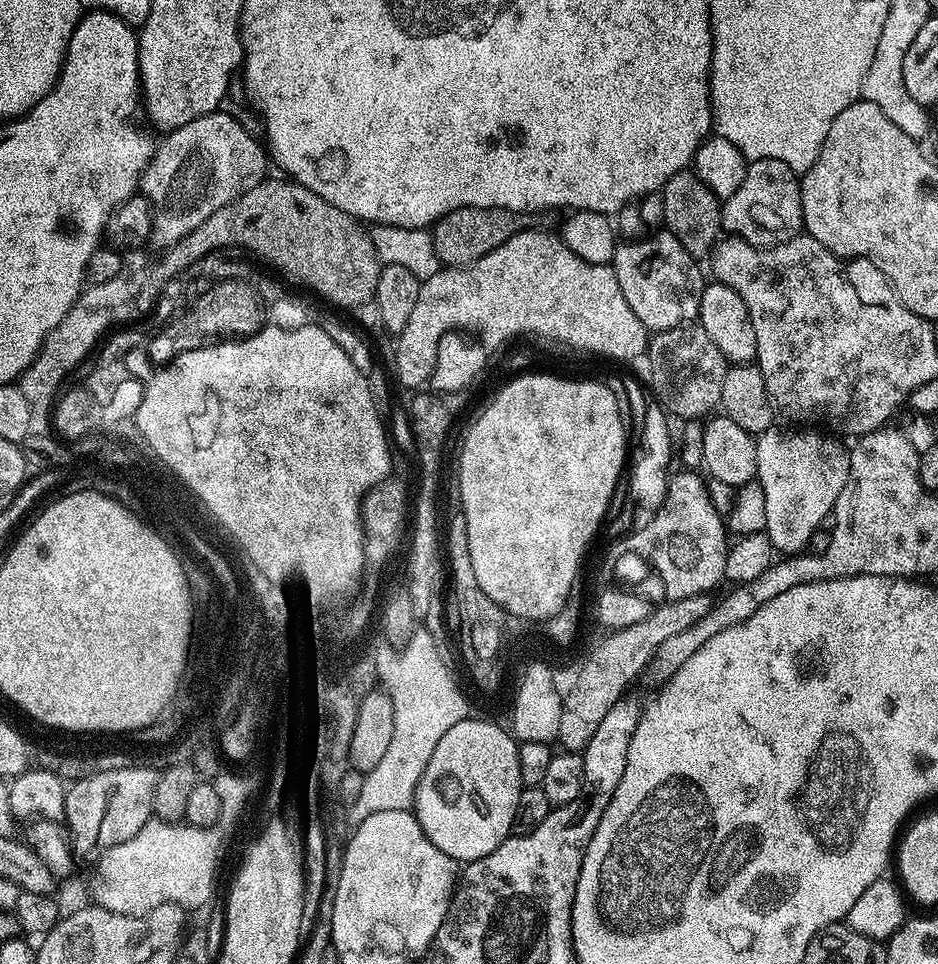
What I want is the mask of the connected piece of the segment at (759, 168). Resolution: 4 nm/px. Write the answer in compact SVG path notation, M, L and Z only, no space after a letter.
M778 158L751 161L746 178L742 178L742 186L722 204L723 231L759 248L784 244L801 235L803 227L800 180L797 173L792 172L786 162L778 162Z

